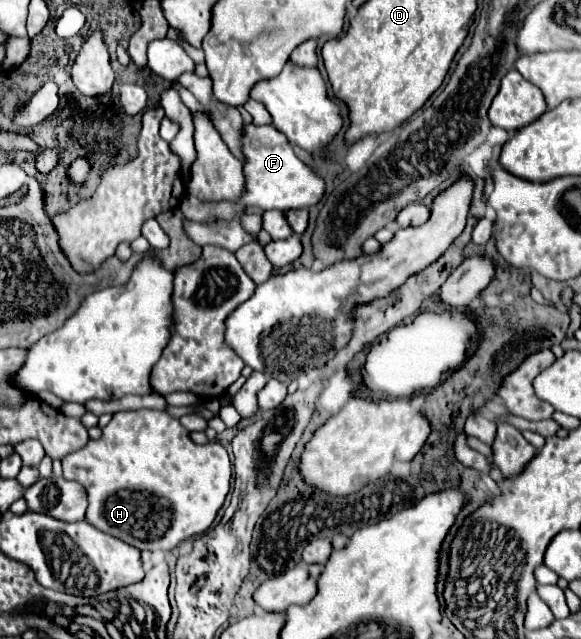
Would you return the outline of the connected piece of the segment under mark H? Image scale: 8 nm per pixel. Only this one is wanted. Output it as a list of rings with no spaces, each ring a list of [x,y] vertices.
[[[164,411],[116,413],[104,427],[102,439],[88,441],[80,451],[62,457],[64,479],[78,481],[88,493],[86,521],[96,529],[144,551],[172,551],[178,543],[202,535],[216,519],[230,489],[230,457],[220,443],[196,445],[178,419]]]

